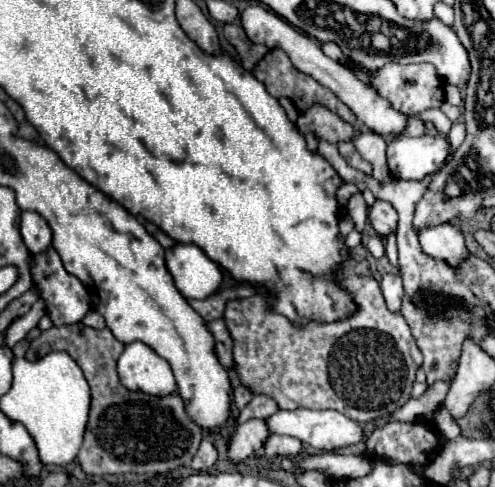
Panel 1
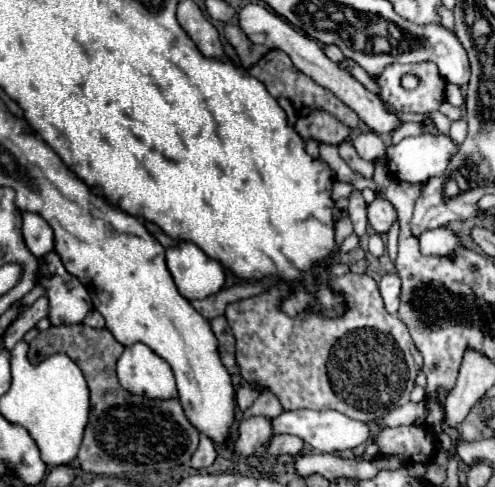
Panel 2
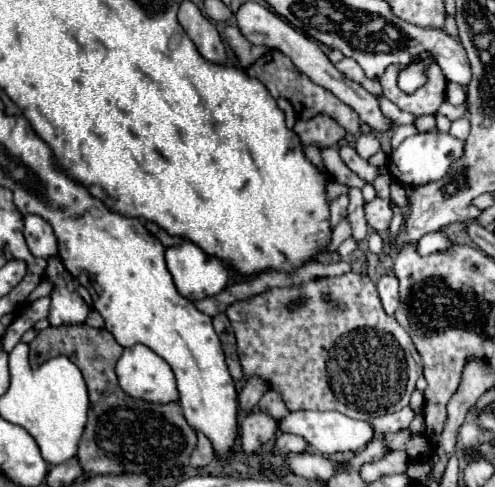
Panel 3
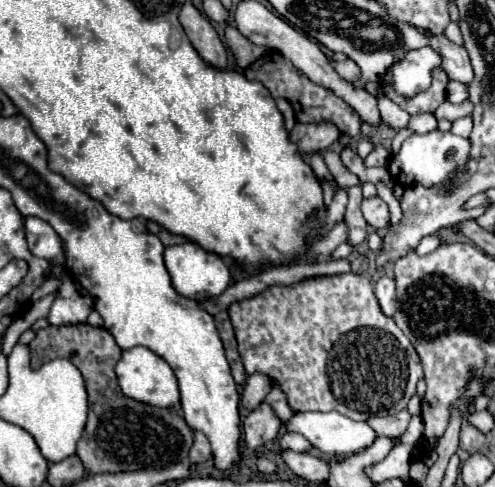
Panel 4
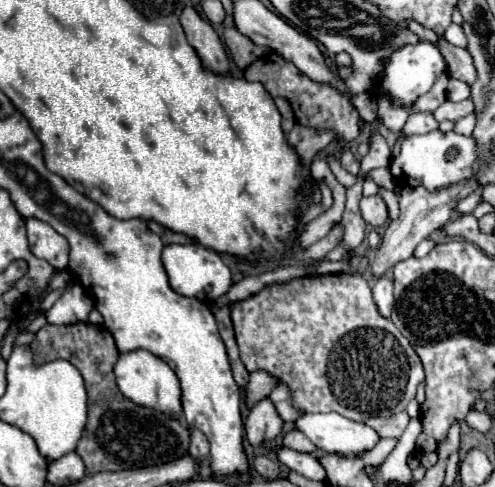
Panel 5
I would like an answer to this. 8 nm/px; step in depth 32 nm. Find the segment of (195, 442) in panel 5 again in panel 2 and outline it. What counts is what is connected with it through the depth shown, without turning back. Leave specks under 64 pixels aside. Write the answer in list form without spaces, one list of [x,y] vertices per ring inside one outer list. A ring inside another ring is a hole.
[[[200,434],[200,444],[198,444],[198,450],[194,452],[192,456],[192,468],[196,470],[202,470],[202,468],[208,468],[216,458],[216,448],[212,444],[212,440],[208,440],[208,436]]]

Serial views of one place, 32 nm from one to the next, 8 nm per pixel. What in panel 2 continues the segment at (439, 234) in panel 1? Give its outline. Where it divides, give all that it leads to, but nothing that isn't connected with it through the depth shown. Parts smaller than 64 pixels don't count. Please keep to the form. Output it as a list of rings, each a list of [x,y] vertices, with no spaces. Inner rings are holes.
[[[436,228],[420,236],[420,252],[424,256],[452,256],[462,248],[458,236],[446,228]]]

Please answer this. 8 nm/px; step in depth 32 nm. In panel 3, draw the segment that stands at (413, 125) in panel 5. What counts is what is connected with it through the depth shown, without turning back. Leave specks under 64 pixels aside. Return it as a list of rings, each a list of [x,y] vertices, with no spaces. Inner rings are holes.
[[[424,114],[424,116],[418,116],[412,124],[418,128],[418,132],[428,132],[436,128],[436,118],[430,114]]]

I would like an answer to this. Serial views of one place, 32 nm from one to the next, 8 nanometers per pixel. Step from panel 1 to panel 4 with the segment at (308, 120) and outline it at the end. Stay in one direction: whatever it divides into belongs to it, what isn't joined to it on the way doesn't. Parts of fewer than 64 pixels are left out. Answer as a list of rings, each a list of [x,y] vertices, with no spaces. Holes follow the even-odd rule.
[[[296,124],[290,132],[290,140],[298,144],[298,150],[304,158],[308,158],[312,152],[320,152],[334,144],[334,140],[340,138],[340,132],[332,128],[332,124]]]

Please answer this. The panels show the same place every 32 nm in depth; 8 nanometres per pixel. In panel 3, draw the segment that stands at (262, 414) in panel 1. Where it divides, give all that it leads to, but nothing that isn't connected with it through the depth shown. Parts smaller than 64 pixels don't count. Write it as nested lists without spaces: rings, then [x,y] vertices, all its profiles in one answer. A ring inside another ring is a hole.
[[[268,390],[266,394],[264,394],[264,398],[260,400],[260,404],[254,408],[254,412],[258,412],[258,410],[266,410],[268,414],[272,414],[274,418],[286,418],[288,414],[290,414],[290,410],[286,408],[286,404],[284,404],[284,400],[282,400],[282,396],[276,392],[276,390]]]

